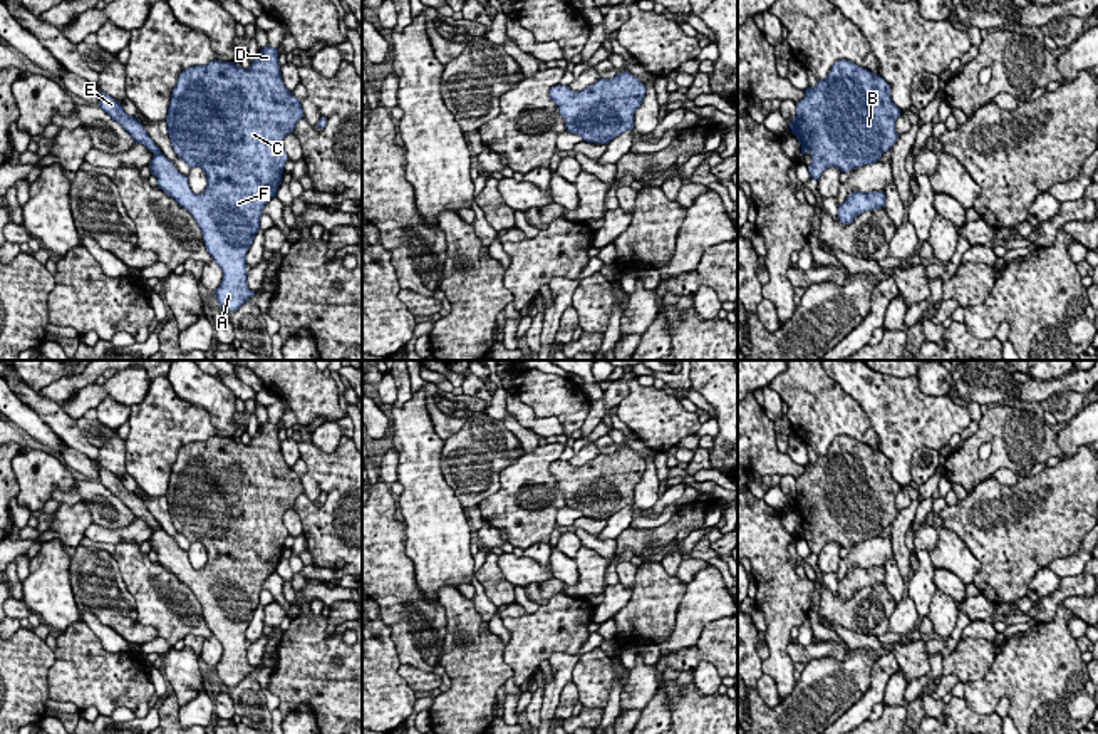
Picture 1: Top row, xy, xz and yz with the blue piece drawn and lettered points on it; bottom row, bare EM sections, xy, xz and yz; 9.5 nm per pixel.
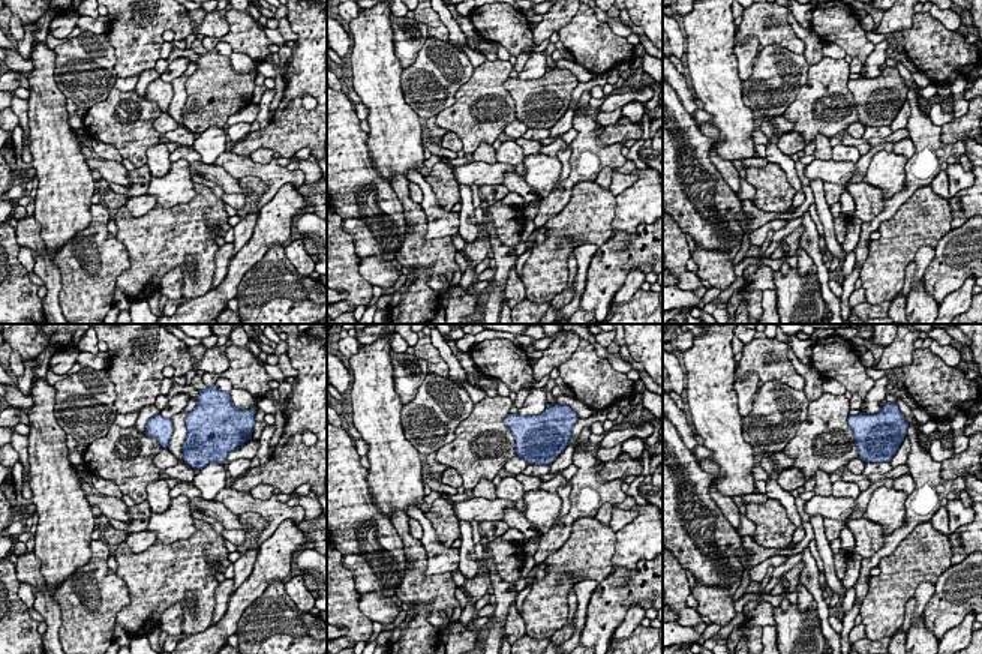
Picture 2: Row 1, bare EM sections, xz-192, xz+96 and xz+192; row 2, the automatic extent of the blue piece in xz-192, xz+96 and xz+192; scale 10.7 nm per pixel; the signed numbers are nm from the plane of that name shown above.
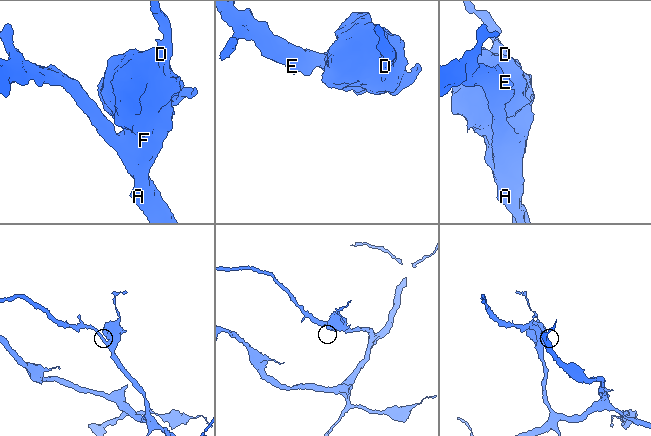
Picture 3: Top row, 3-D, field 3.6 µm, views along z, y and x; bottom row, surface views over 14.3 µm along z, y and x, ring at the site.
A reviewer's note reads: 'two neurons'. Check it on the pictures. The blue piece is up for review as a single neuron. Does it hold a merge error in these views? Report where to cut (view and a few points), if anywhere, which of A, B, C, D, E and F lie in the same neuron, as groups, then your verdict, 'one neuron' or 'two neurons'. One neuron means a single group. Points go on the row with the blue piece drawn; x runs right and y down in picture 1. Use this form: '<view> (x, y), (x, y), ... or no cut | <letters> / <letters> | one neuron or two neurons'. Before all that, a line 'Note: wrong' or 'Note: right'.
Note: wrong
no cut | A B C D E F | one neuron

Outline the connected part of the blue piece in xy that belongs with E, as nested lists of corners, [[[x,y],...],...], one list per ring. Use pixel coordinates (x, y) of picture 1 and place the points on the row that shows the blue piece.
[[[267,45],[250,69],[215,59],[179,74],[166,124],[178,158],[189,168],[198,166],[205,171],[206,189],[201,194],[189,189],[188,178],[163,156],[144,126],[129,116],[119,101],[99,90],[99,106],[131,134],[136,144],[144,144],[154,154],[149,168],[158,178],[158,188],[193,215],[208,253],[223,271],[215,297],[225,310],[236,312],[255,295],[246,282],[246,253],[260,230],[265,204],[277,196],[282,184],[283,166],[288,161],[283,137],[293,132],[303,117],[300,99],[282,80],[277,49]]]

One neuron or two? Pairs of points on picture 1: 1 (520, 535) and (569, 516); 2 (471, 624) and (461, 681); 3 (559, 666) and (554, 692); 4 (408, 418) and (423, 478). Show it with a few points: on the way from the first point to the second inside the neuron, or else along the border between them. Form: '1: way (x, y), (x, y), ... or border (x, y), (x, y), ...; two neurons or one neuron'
1: border (567, 506), (557, 513), (555, 523); two neurons
2: way (471, 637), (475, 640), (473, 667); one neuron
3: way (559, 672), (555, 686); one neuron
4: way (411, 433), (419, 446), (419, 463); one neuron

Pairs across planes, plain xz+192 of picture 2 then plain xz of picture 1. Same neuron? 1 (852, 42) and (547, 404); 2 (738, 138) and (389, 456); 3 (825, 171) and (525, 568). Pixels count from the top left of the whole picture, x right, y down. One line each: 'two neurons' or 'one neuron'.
1: one neuron
2: two neurons
3: one neuron

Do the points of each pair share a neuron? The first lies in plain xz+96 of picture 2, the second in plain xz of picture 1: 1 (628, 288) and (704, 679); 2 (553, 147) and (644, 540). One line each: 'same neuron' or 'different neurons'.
1: same neuron
2: same neuron

